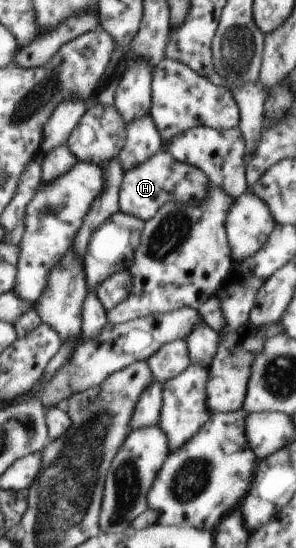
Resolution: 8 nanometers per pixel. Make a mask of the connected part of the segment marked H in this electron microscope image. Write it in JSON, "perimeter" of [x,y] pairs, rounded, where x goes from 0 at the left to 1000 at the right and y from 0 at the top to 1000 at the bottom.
{"perimeter":[[[544,276],[416,319],[402,343],[402,385],[493,405],[568,367],[608,367],[642,374],[676,370],[703,356],[713,338],[689,312],[595,294],[574,279]]]}

